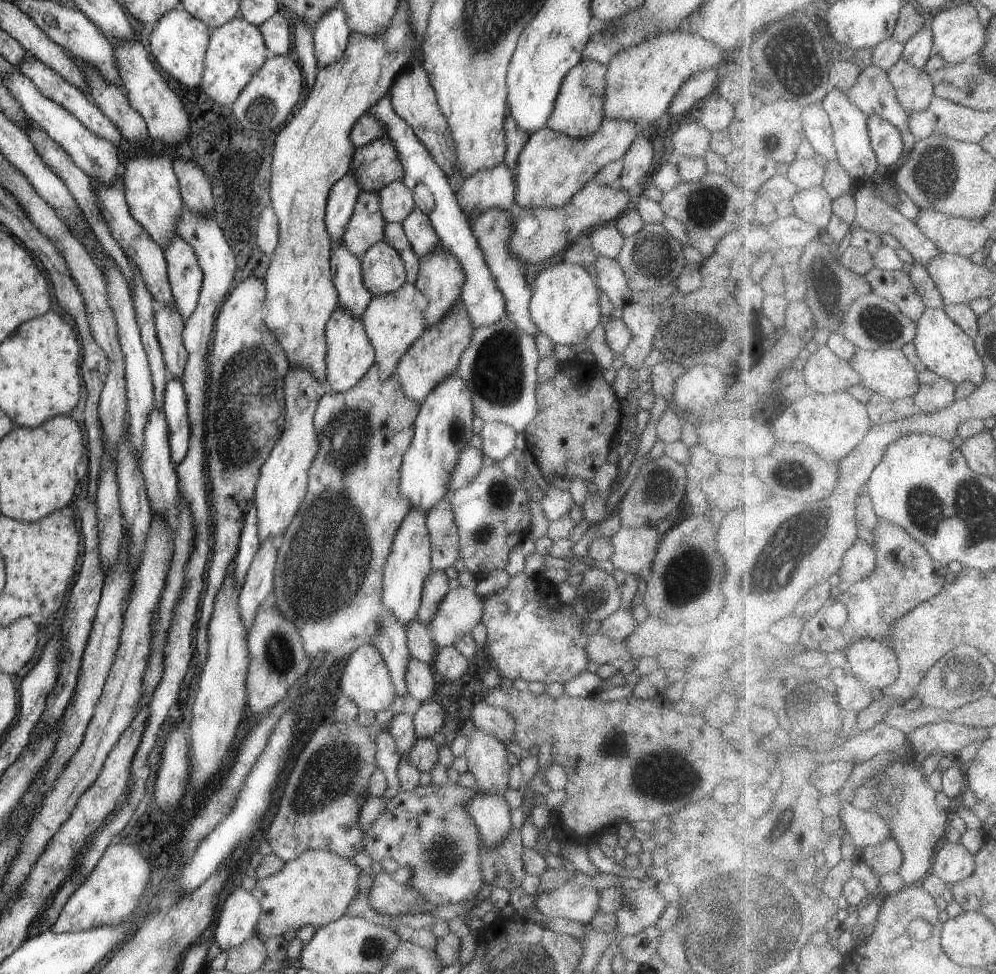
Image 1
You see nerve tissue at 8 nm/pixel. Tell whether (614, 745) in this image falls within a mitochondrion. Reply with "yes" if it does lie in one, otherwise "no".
yes

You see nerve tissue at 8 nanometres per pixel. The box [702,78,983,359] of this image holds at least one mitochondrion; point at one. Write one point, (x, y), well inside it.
(934, 163)

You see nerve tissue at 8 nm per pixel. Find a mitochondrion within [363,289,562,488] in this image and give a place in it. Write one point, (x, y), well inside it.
(497, 374)

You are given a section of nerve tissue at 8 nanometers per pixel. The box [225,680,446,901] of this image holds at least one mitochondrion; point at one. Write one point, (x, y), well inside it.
(311, 793)

